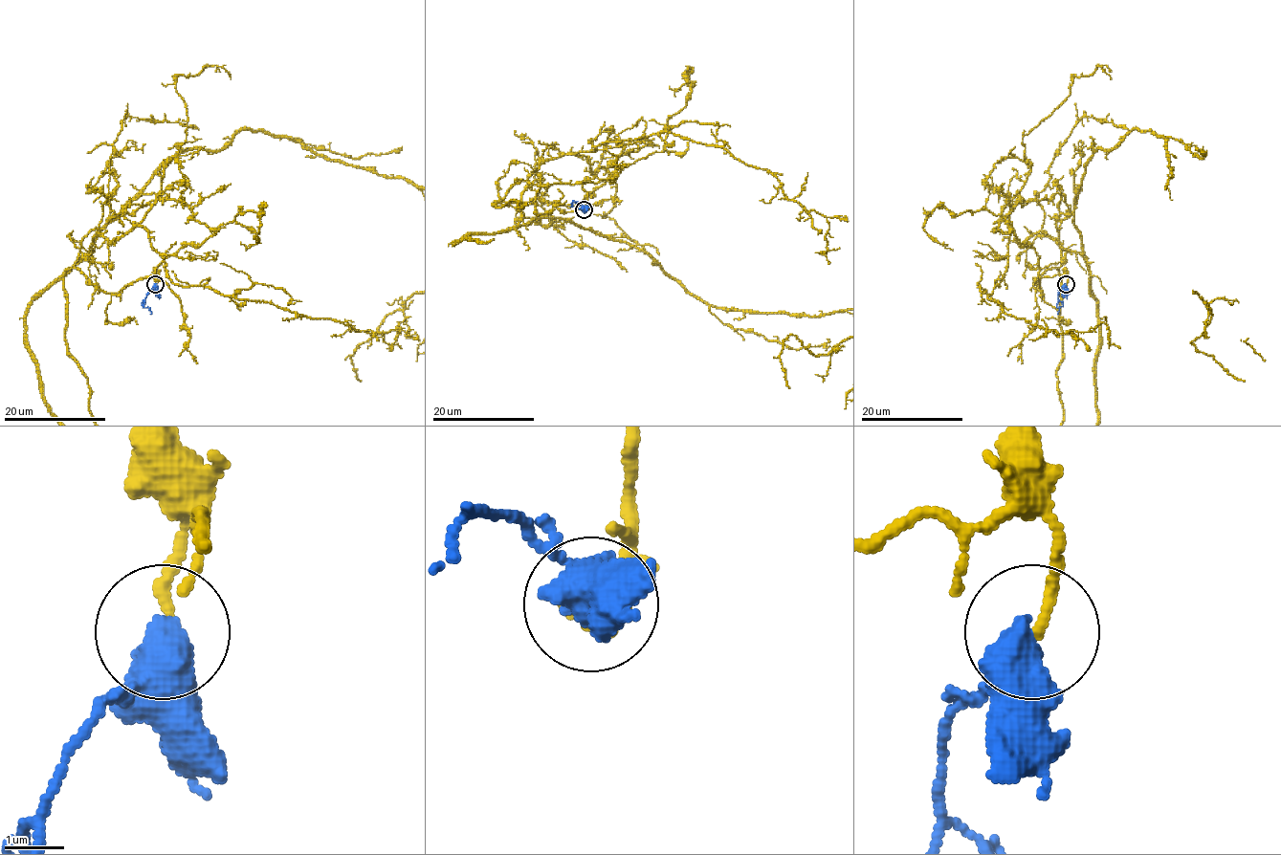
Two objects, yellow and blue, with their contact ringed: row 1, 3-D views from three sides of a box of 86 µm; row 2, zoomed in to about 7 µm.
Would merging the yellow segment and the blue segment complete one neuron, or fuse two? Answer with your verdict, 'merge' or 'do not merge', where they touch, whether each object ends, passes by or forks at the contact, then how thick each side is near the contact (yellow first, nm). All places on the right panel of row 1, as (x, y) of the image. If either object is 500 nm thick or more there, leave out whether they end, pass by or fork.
do not merge | (1066, 284) | 170/650 nm

